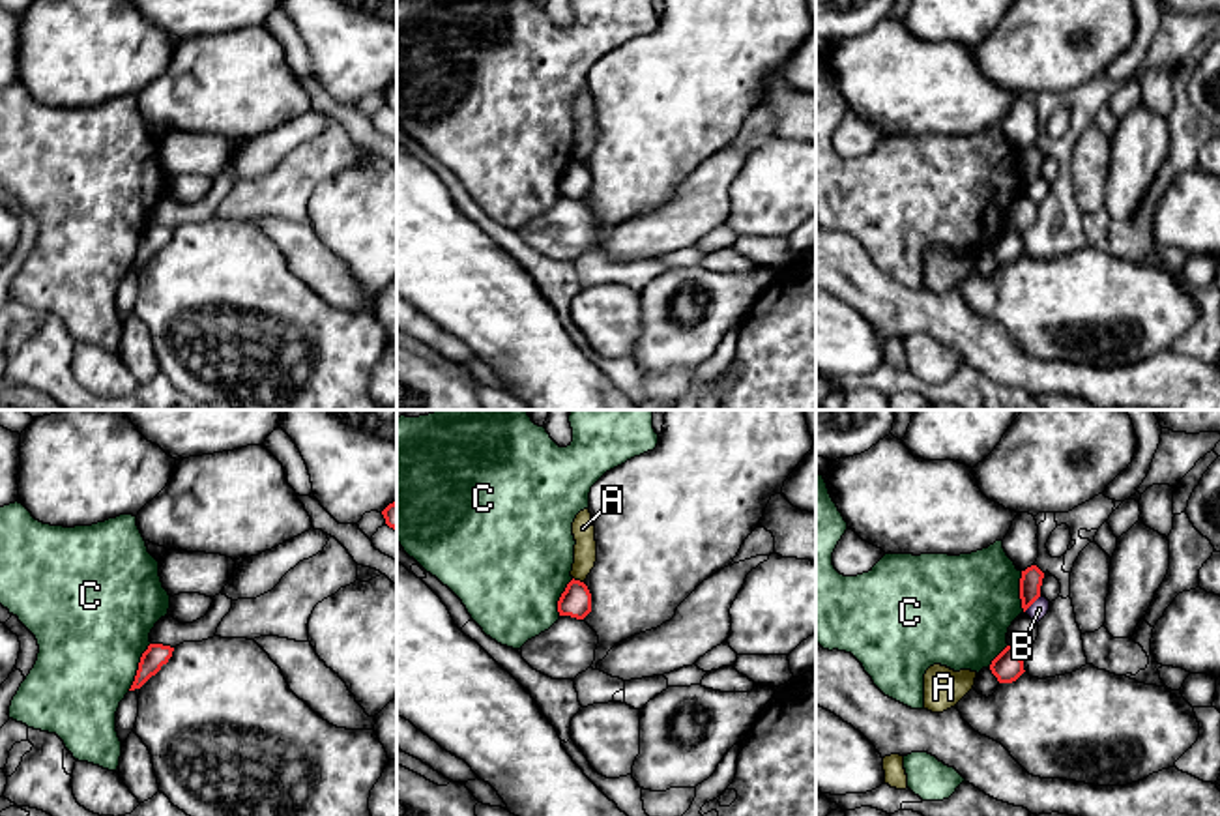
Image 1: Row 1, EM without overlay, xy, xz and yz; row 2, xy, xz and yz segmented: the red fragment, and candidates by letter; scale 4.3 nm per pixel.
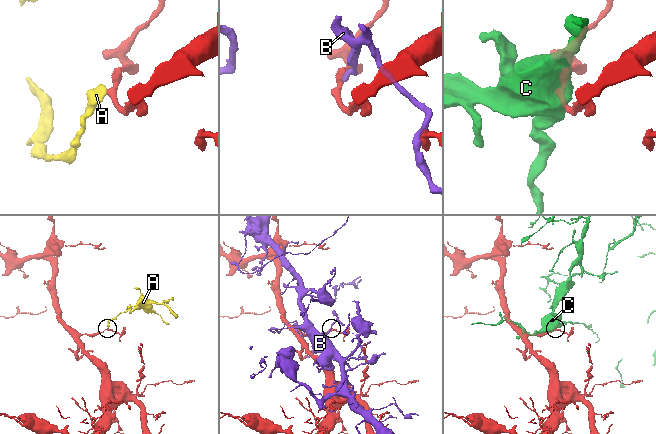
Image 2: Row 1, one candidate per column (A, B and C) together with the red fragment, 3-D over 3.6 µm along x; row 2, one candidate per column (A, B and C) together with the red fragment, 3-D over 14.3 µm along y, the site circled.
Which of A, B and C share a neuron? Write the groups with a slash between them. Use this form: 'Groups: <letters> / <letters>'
Groups: A / B / C

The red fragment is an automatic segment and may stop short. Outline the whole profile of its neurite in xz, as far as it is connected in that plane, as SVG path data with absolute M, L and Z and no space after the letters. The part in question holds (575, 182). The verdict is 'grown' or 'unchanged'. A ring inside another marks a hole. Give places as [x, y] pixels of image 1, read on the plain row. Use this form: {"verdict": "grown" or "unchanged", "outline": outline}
{"verdict": "unchanged", "outline": "M571 161L558 182L559 197L584 200L591 193L591 174L580 161Z"}

